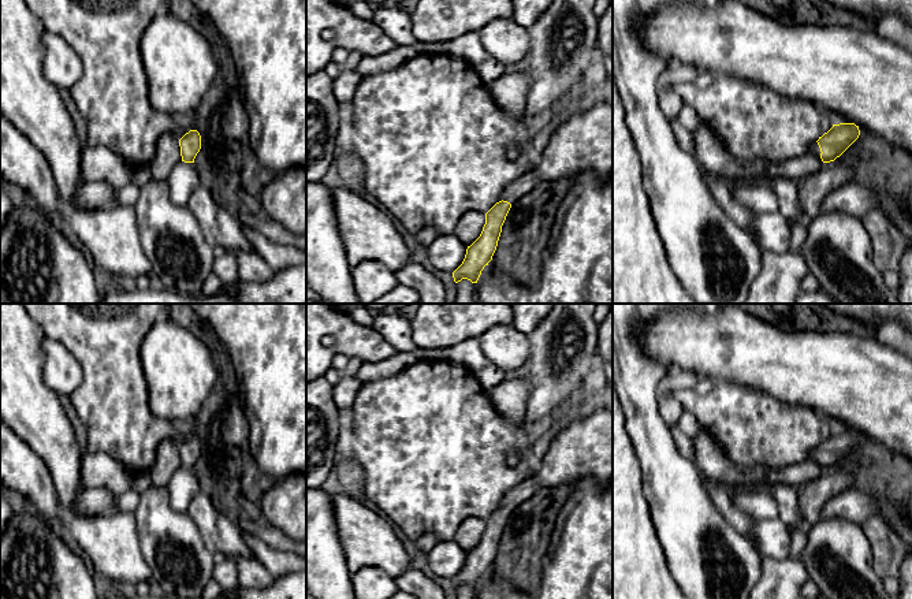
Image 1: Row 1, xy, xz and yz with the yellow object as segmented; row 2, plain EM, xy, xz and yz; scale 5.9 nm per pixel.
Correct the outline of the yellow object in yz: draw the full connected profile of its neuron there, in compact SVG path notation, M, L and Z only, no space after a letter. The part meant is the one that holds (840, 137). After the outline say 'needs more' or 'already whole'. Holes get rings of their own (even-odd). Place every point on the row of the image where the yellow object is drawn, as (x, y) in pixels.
M840 123L824 133L811 145L811 150L819 155L823 163L834 161L840 157L860 135L859 126L855 123Z; needs more

